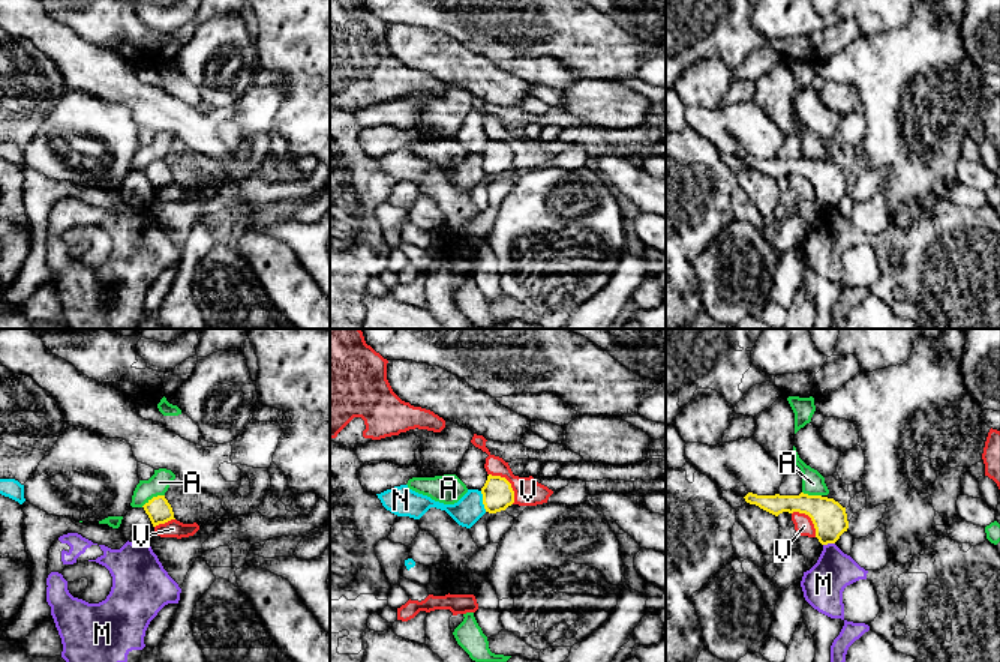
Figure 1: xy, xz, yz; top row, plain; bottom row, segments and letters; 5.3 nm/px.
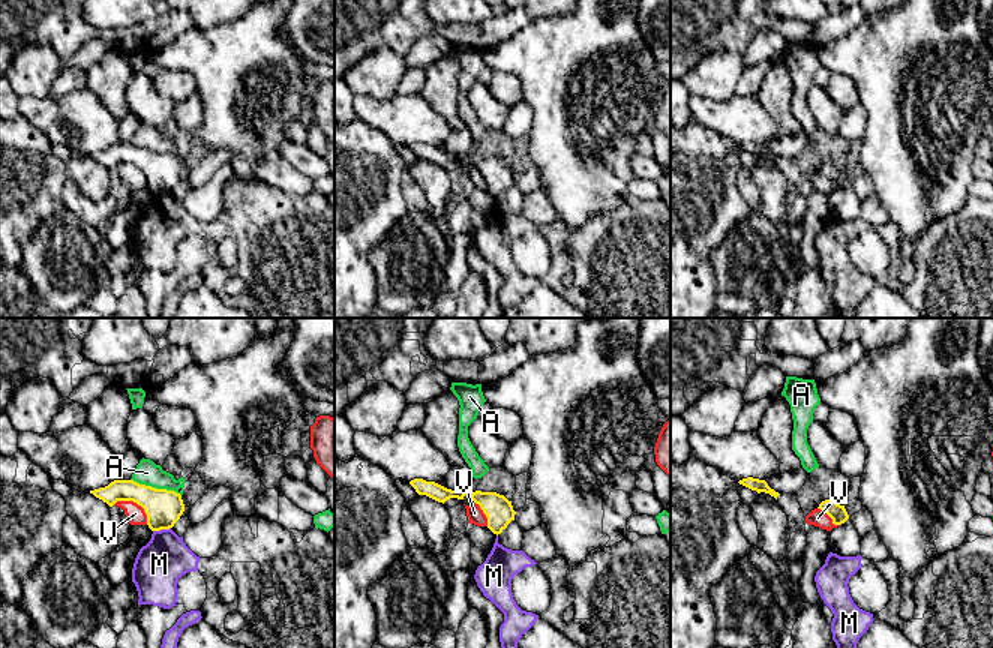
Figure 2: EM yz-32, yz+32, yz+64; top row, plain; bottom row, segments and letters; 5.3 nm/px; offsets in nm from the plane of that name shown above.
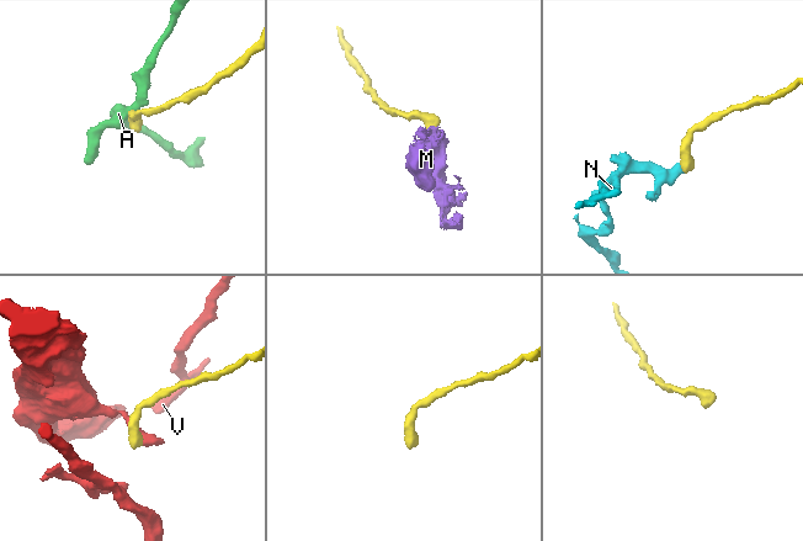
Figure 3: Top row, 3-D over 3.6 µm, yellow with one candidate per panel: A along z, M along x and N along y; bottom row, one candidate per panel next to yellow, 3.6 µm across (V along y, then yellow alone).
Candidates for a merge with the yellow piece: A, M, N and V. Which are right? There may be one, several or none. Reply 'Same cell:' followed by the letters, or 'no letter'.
Same cell: no letter

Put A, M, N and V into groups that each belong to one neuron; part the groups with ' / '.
A / M / N / V

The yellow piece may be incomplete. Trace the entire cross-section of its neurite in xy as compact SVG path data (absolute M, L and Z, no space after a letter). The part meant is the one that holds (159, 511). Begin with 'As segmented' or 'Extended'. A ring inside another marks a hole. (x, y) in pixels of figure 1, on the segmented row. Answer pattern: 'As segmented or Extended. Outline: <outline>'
As segmented. Outline: M157 495L148 500L144 506L145 513L148 515L153 527L165 524L174 518L174 512L165 495Z

